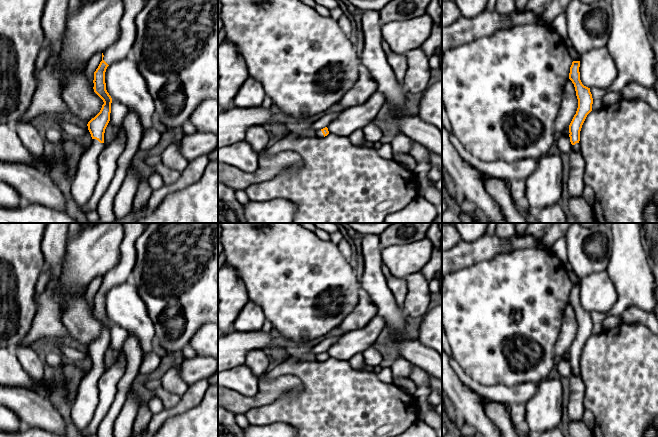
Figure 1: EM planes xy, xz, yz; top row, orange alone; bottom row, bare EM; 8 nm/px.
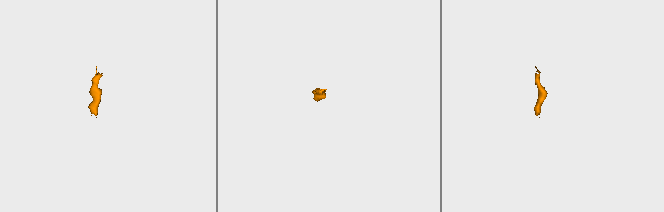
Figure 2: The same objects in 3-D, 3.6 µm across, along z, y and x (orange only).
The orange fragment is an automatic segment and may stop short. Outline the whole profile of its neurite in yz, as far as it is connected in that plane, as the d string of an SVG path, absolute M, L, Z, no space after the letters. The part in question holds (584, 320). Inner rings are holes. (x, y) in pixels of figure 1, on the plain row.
M573 285L570 291L569 303L575 311L578 332L569 349L569 361L572 375L580 376L580 355L587 339L592 335L593 322L590 312L584 310L580 304L580 285Z

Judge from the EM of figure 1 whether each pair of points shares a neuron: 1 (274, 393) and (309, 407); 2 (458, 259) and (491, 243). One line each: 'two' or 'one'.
1: two
2: one

